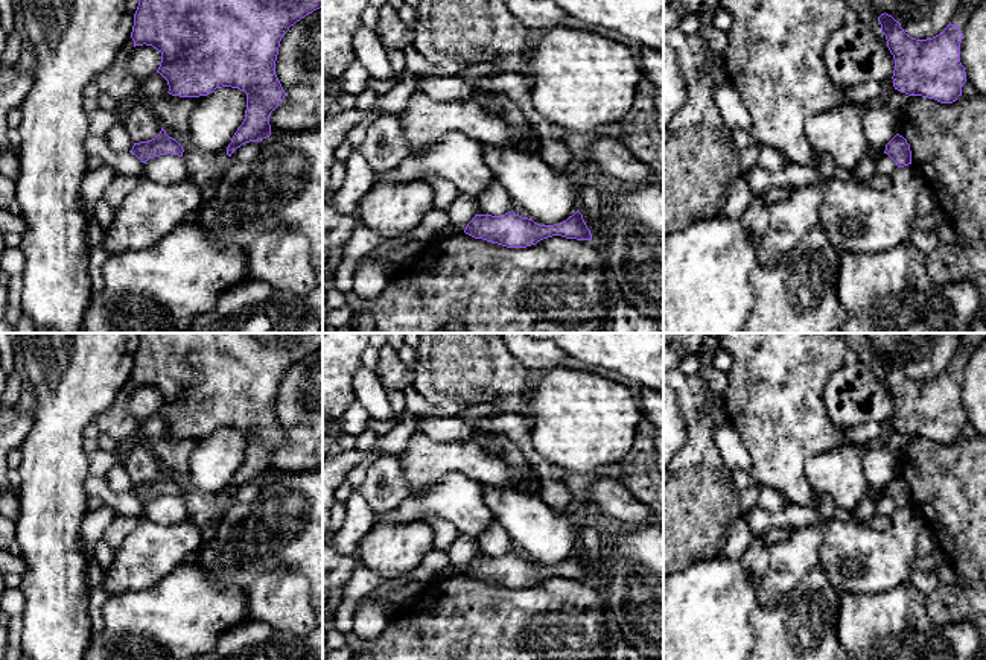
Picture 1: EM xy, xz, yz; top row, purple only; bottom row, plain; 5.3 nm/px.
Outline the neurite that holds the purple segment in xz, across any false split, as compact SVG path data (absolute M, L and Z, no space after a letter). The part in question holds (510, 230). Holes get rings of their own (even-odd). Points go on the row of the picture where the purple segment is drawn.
M513 210L501 216L475 214L464 233L507 248L526 248L552 236L592 240L590 230L578 210L566 221L554 225L540 225Z

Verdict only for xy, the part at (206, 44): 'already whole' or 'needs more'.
already whole

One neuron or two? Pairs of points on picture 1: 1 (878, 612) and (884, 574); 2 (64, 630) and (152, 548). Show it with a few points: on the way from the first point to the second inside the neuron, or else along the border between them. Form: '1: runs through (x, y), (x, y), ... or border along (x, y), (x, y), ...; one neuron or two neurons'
1: border along (909, 580), (874, 593), (846, 592); two neurons
2: border along (89, 593), (90, 613); two neurons

